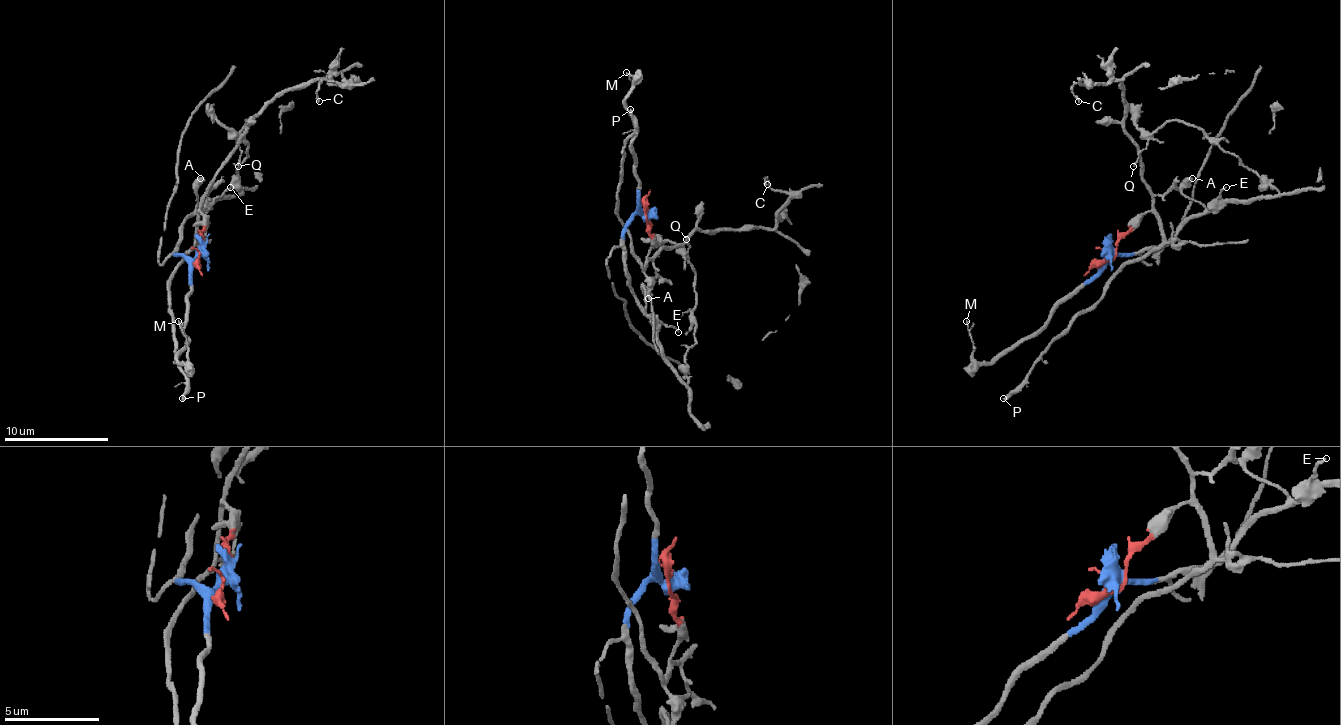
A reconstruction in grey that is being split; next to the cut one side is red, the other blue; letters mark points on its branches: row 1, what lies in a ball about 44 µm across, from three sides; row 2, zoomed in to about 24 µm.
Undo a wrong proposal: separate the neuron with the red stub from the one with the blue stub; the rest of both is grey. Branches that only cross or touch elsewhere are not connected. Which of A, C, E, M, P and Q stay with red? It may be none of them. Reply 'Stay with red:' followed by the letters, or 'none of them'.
Stay with red: C, P

